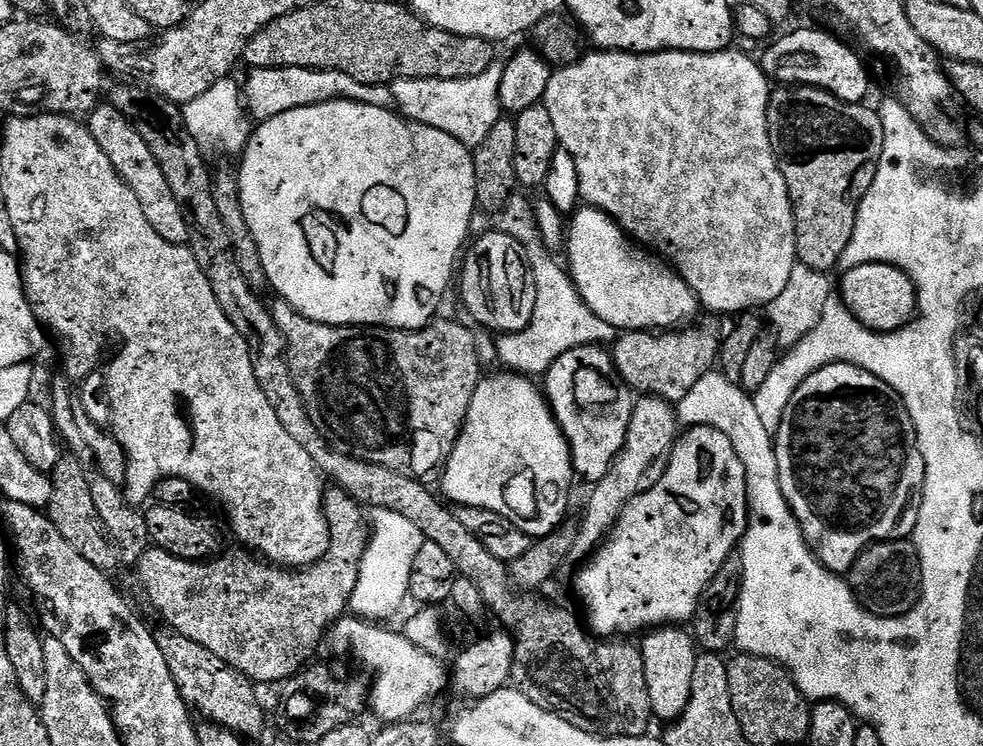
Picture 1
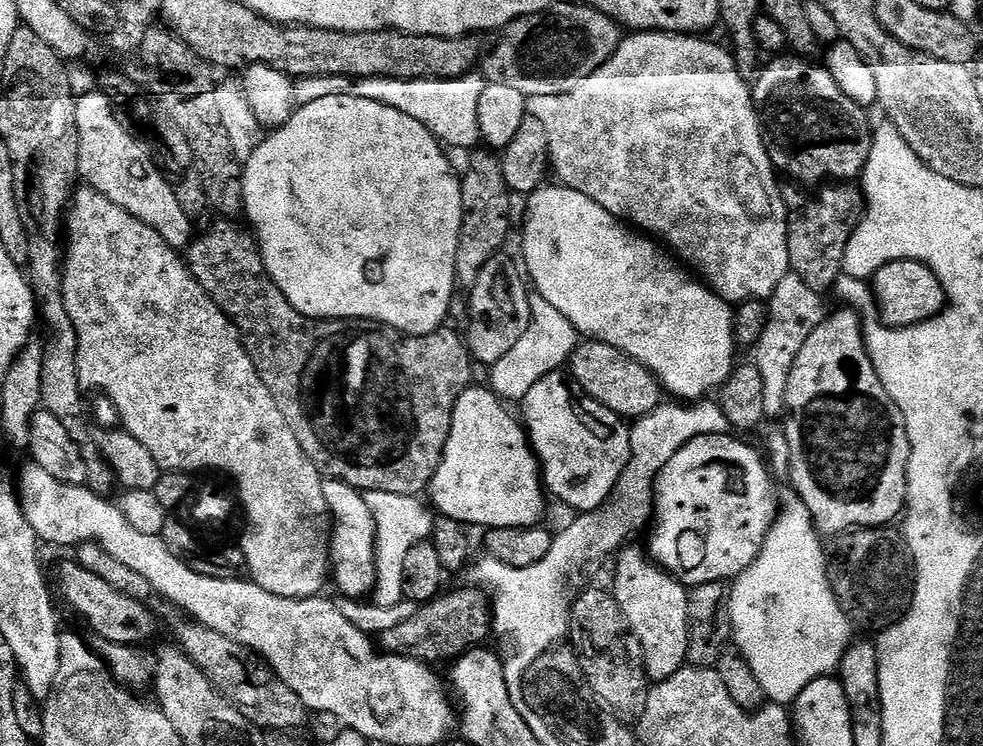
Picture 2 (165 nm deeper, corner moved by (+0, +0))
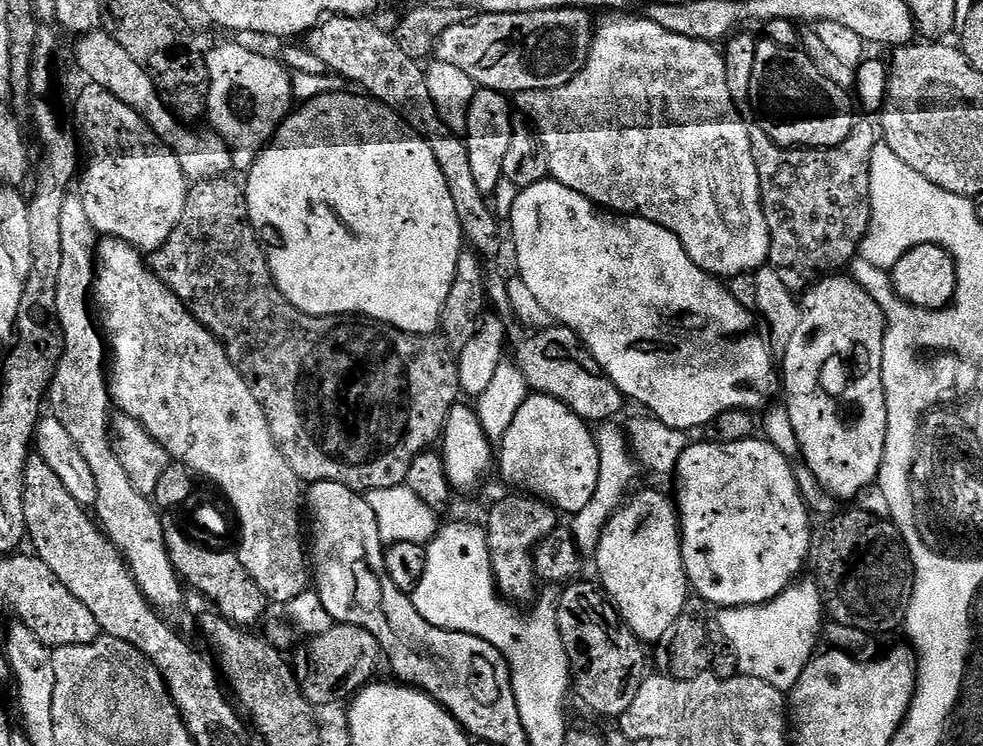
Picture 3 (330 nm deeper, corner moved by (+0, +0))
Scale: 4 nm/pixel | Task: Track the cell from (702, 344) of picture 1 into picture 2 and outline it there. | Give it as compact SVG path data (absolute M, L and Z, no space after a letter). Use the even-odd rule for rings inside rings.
M584 342L572 353L570 375L592 400L614 410L622 418L639 418L650 415L662 404L662 389L659 380L646 366L632 360L614 346L599 342Z

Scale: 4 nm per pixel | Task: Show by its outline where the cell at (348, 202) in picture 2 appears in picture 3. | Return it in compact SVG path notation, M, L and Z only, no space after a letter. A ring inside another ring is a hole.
M347 91L319 96L297 107L288 116L254 160L246 179L248 184L244 188L244 197L248 203L248 217L266 249L274 282L289 304L307 316L367 318L377 324L407 332L409 336L430 336L439 329L440 315L446 306L446 294L450 294L466 237L458 222L458 210L454 210L454 198L450 198L450 186L446 186L446 178L442 178L442 170L438 167L438 158L434 158L434 150L430 150L428 143L395 110L367 94L355 96Z

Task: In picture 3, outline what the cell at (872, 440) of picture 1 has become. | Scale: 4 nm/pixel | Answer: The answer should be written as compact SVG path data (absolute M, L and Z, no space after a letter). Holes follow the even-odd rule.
M837 274L827 276L819 280L814 287L803 293L799 301L801 310L798 330L794 330L794 338L790 340L790 346L784 349L784 364L782 360L782 404L790 414L790 422L794 426L794 434L798 438L800 447L799 455L805 460L806 468L813 472L818 482L832 496L840 502L845 500L855 501L857 497L877 483L879 470L884 464L884 451L886 450L886 432L888 430L888 411L886 410L886 394L883 392L882 362L883 362L883 340L884 340L884 314L879 309L878 302L874 300L848 274Z

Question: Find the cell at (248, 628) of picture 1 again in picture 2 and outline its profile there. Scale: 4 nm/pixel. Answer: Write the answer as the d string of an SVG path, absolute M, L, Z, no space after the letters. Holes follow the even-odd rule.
M72 558L60 568L60 596L68 603L70 611L77 612L97 632L100 640L108 640L111 644L140 646L143 640L151 638L156 628L156 620L145 601L116 592L110 582L102 582L98 574L90 574L90 570Z

